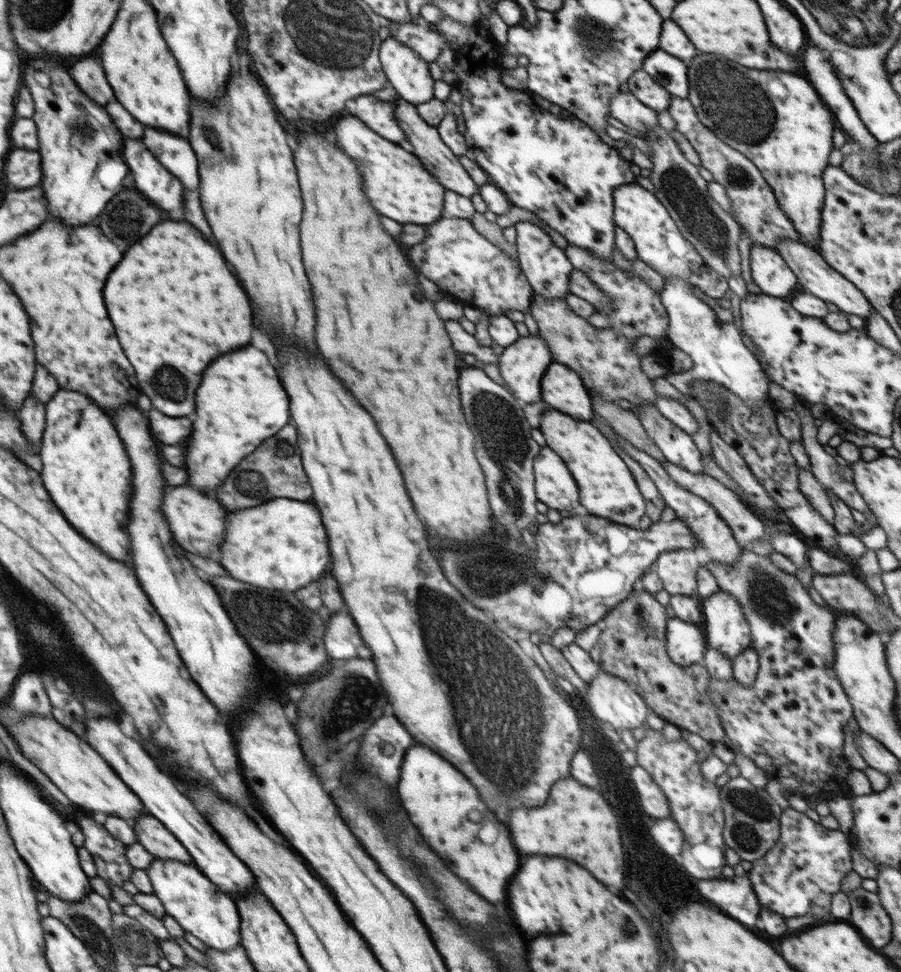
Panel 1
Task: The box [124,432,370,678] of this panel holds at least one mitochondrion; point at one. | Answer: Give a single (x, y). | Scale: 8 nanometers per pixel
(271, 465)

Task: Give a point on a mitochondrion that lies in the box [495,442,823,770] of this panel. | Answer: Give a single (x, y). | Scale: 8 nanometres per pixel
(771, 600)

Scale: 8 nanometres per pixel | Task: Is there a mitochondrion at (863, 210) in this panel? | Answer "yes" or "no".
no

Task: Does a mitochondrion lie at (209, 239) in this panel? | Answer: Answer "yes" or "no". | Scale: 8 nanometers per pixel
no

